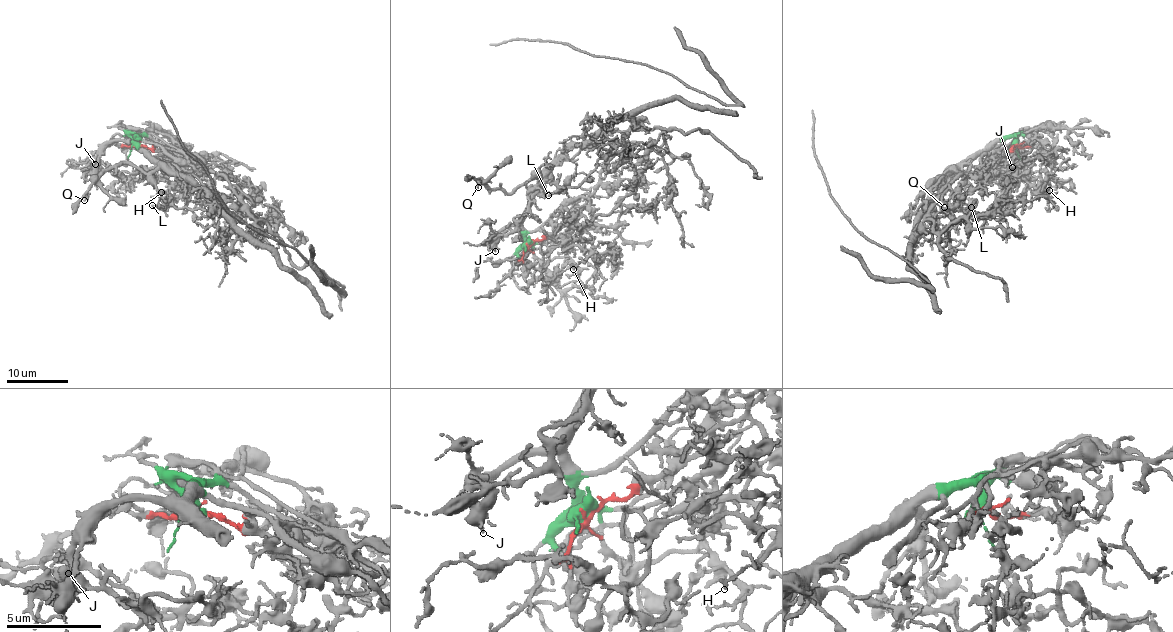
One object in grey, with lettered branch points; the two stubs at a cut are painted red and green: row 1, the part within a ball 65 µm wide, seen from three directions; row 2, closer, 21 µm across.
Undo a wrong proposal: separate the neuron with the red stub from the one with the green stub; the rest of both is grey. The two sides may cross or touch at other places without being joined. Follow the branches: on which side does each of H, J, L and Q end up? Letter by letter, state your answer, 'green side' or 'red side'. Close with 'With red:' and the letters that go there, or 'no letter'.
H: red side
J: green side
L: red side
Q: green side
With red: H, L

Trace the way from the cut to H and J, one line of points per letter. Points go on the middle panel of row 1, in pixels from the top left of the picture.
H: (528, 244), (547, 237), (558, 243), (564, 239), (562, 247), (567, 249), (577, 245), (586, 261), (573, 270)
J: (528, 244), (524, 242), (524, 233), (518, 225), (506, 225), (498, 234), (491, 236), (494, 251)

